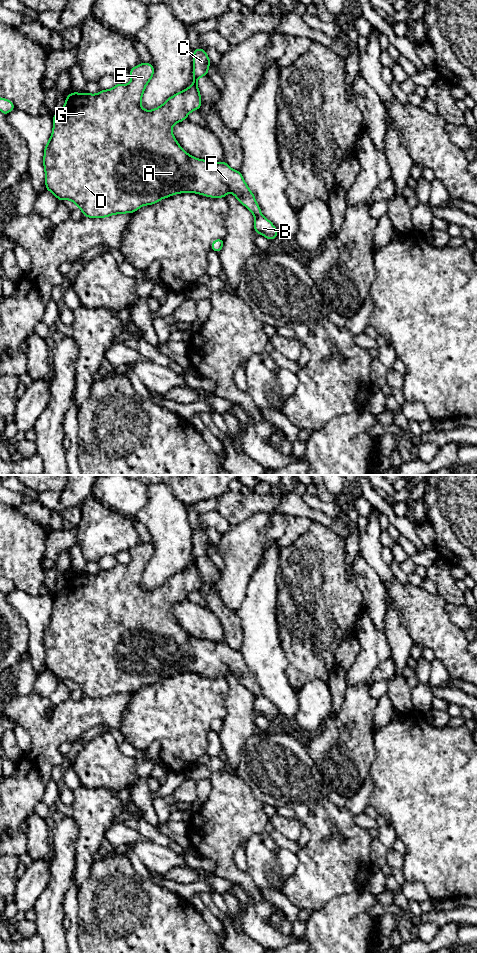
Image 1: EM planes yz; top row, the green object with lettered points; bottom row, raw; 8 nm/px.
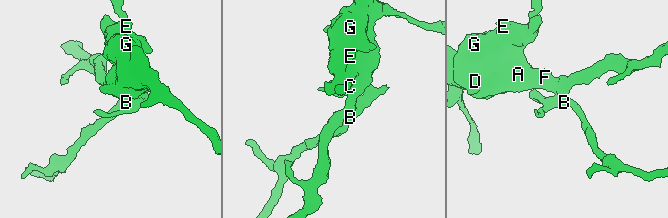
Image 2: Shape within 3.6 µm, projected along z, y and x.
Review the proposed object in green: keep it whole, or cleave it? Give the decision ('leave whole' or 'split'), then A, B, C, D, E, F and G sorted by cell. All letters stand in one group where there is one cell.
split | A C D E F G / B

